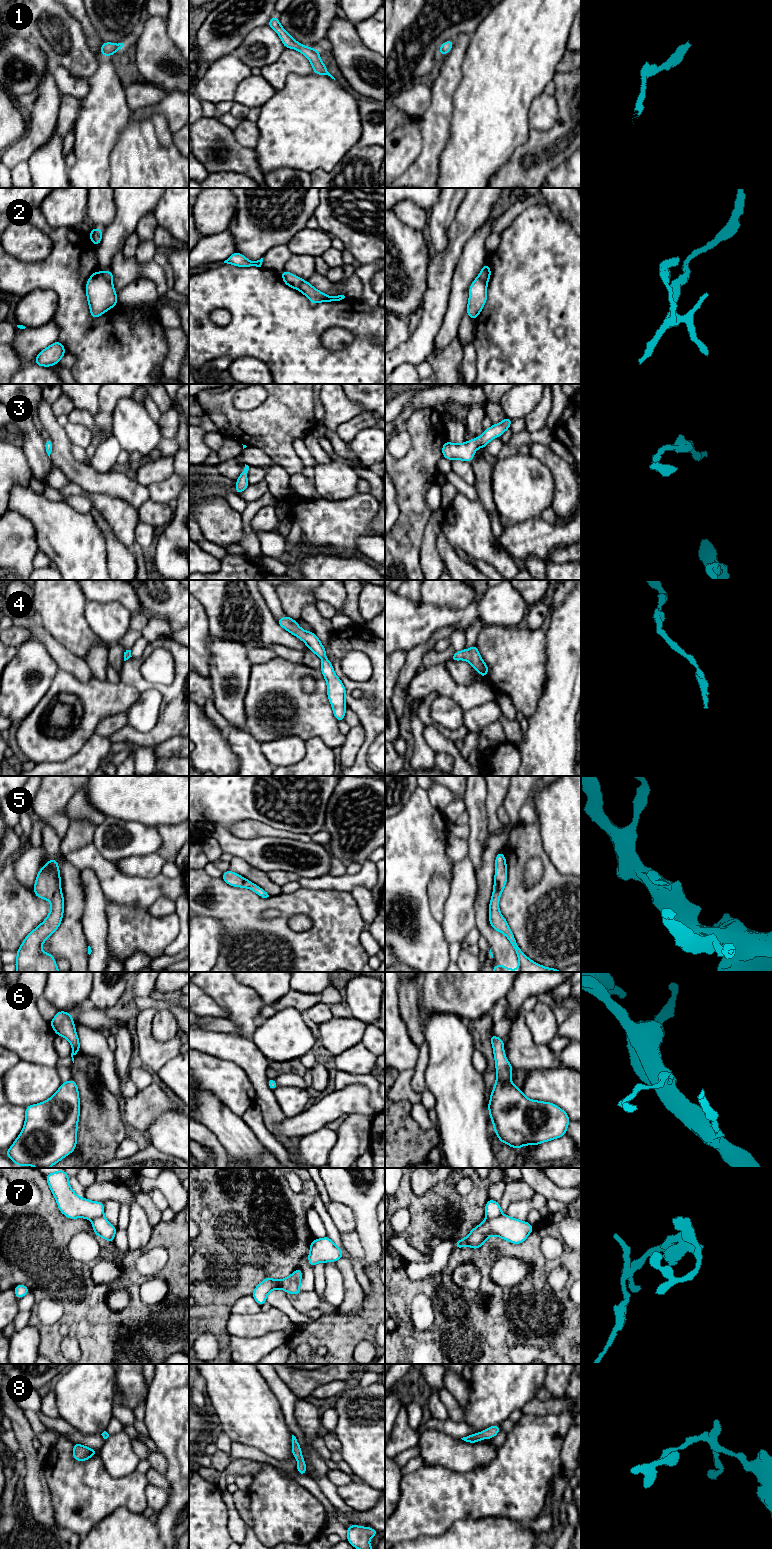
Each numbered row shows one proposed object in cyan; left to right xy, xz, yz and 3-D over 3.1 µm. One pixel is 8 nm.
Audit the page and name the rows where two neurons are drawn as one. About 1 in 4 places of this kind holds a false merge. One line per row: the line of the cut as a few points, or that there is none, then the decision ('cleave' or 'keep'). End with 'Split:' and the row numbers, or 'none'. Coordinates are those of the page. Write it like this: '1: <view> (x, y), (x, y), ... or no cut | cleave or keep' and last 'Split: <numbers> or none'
1: no cut | keep
2: xy (100, 272), (111, 283) | cleave
3: no cut | keep
4: no cut | keep
5: no cut | keep
6: no cut | keep
7: xz (301, 1274), (285, 1290) | cleave
8: no cut | keep
Split: 2, 7

